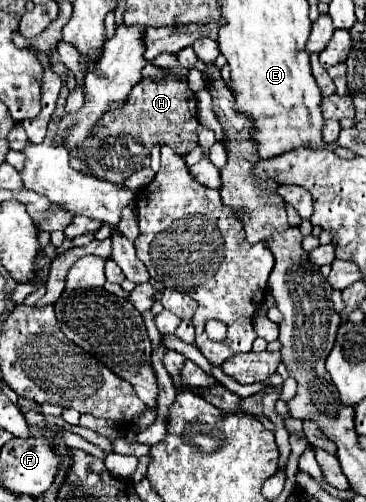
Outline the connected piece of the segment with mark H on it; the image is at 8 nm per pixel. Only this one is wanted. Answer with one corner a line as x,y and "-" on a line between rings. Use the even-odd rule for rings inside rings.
167,70
167,76
161,82
143,78
129,94
125,104
117,110
111,110
101,118
87,146
87,164
91,176
107,178
111,182
121,182
133,172
147,168
151,162
153,146
171,146
179,156
189,154
197,146
197,100
189,90
187,80
179,80

